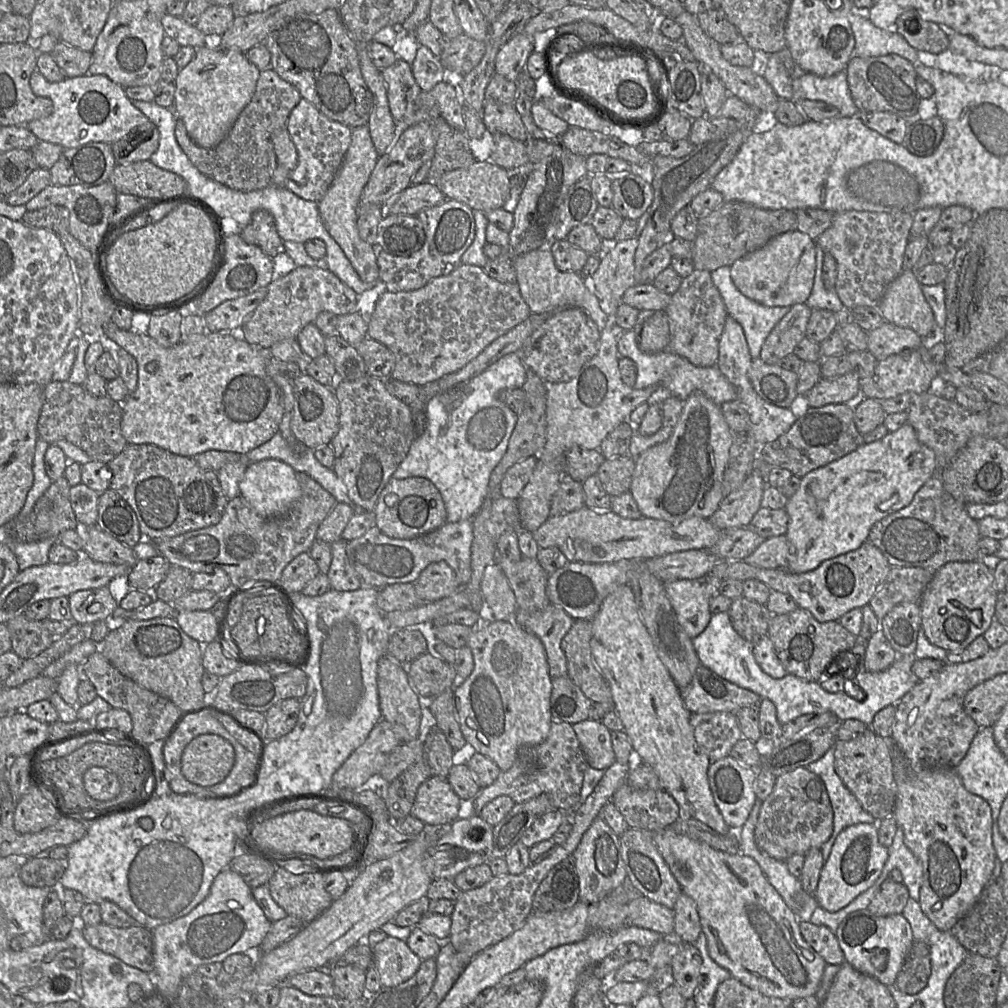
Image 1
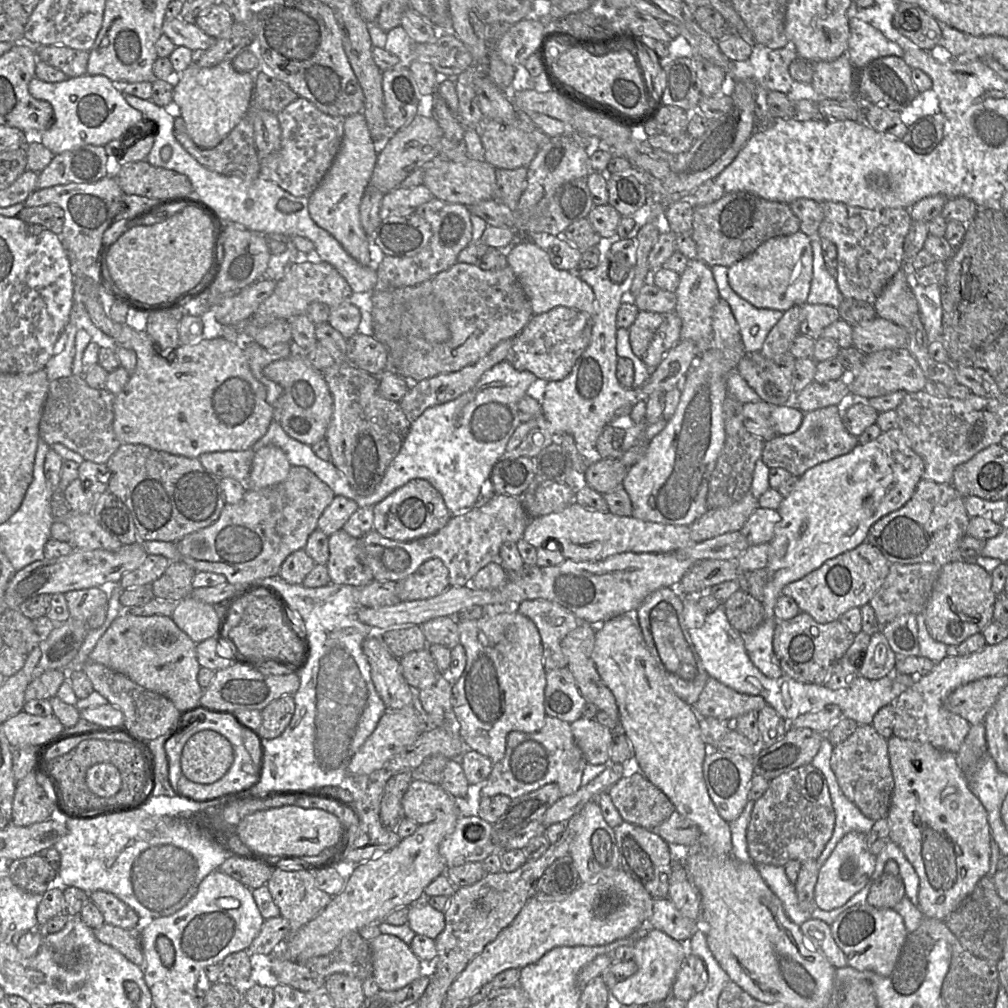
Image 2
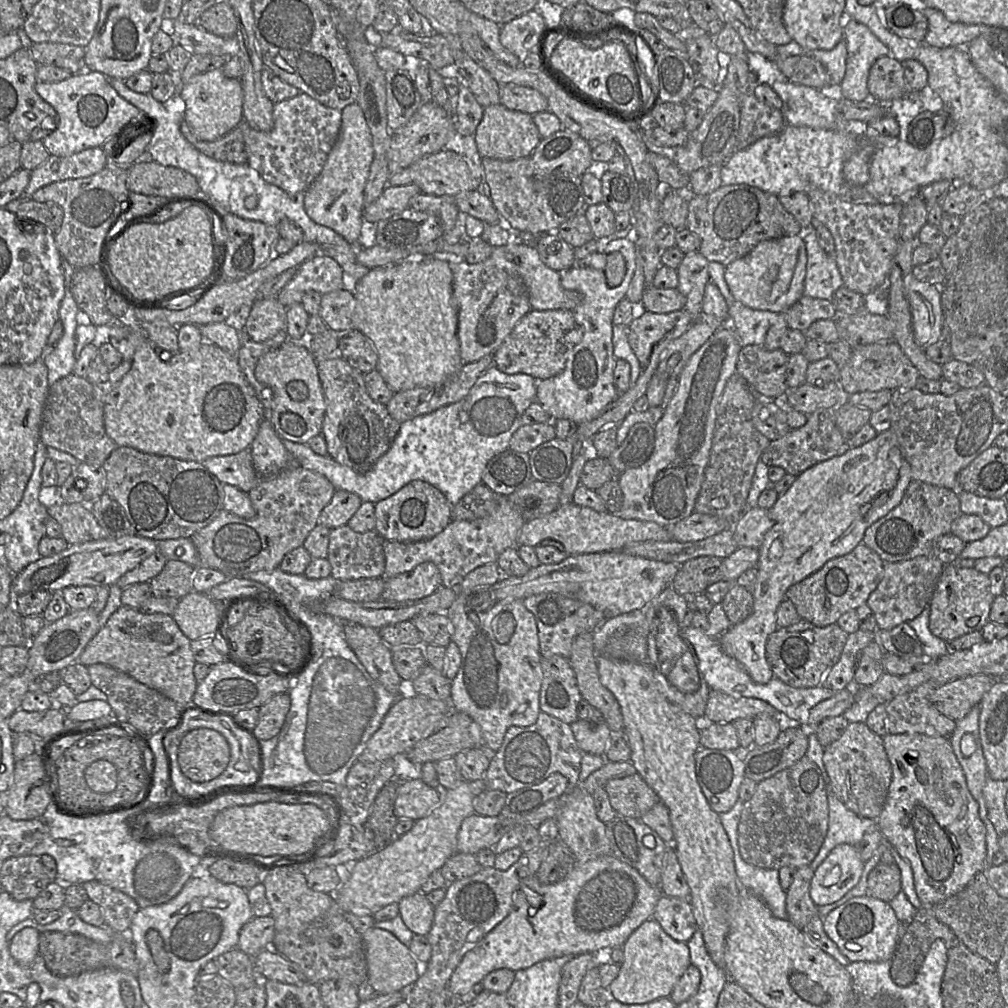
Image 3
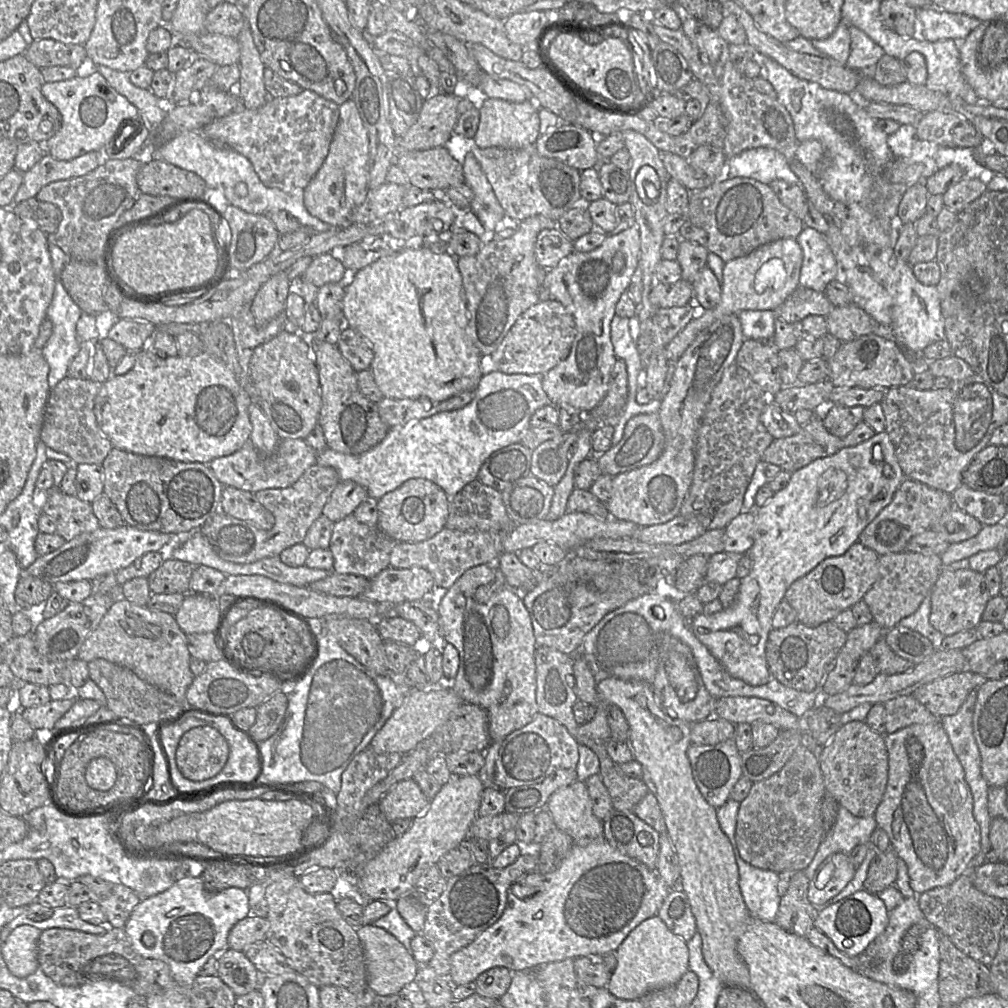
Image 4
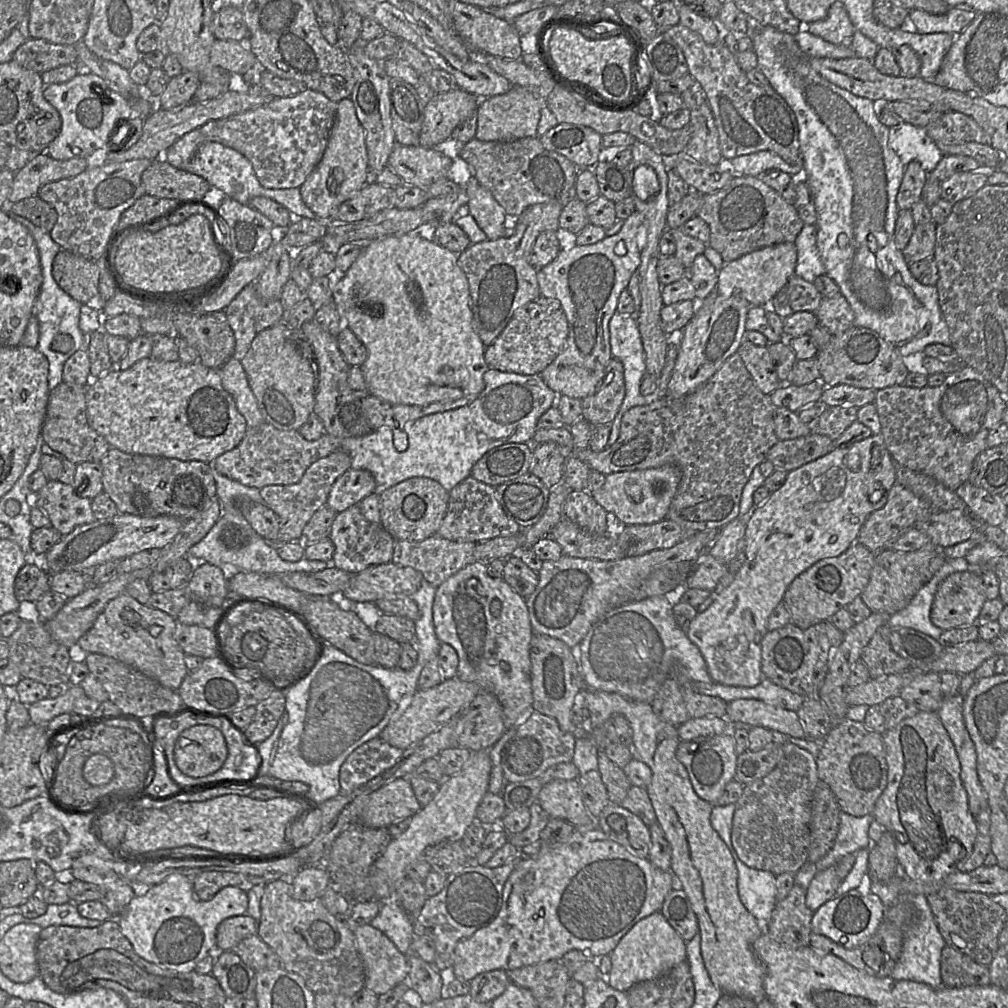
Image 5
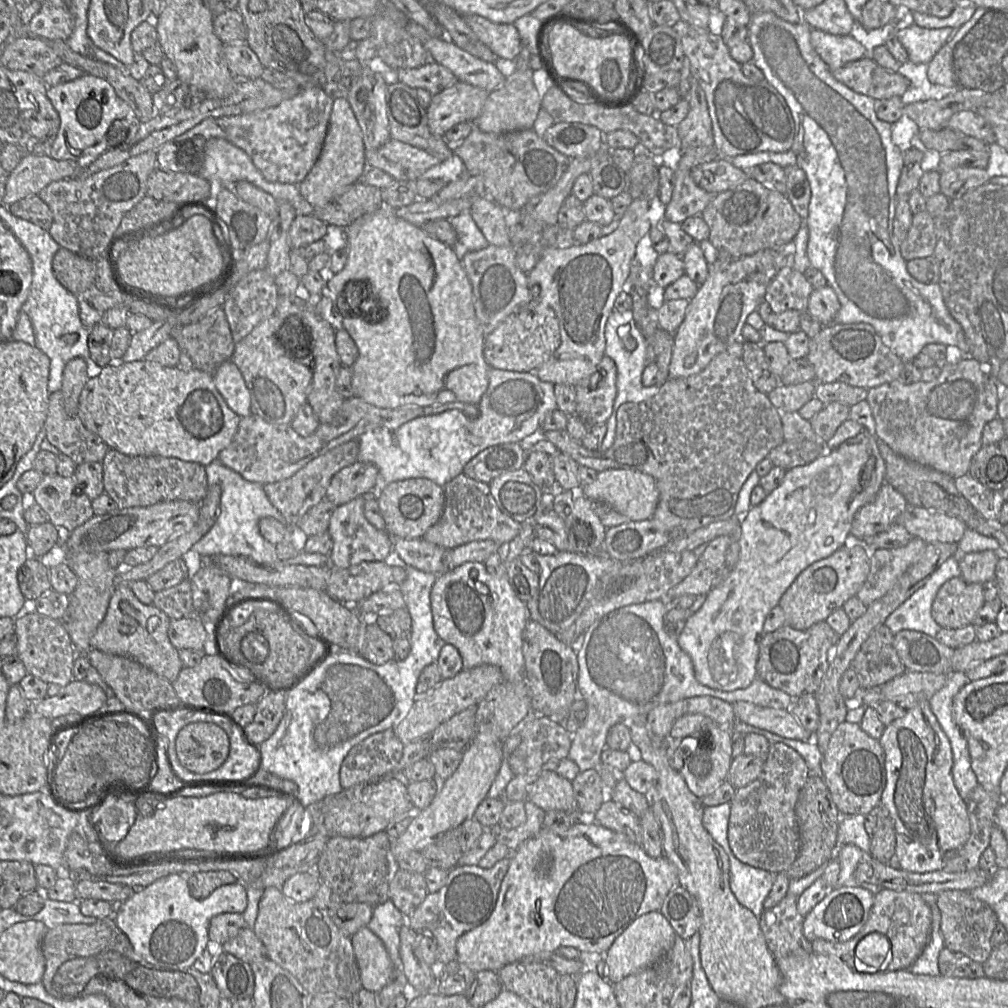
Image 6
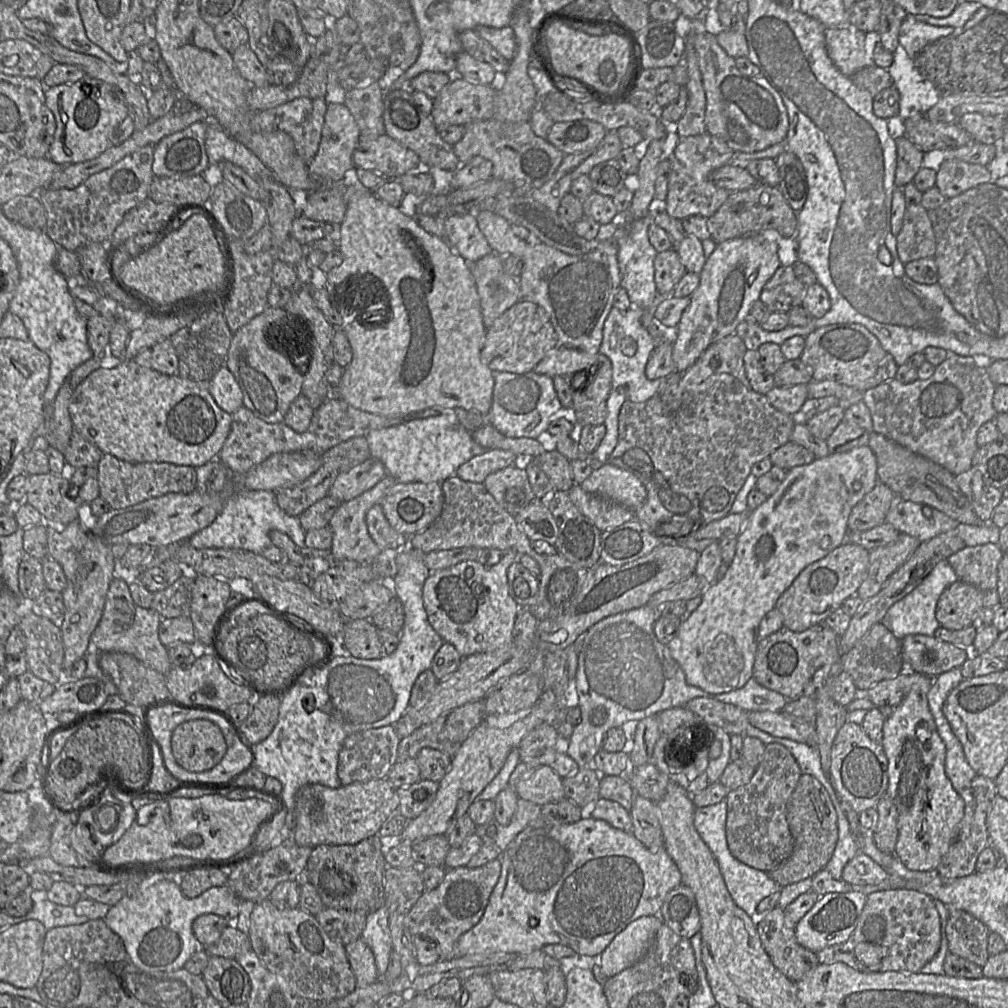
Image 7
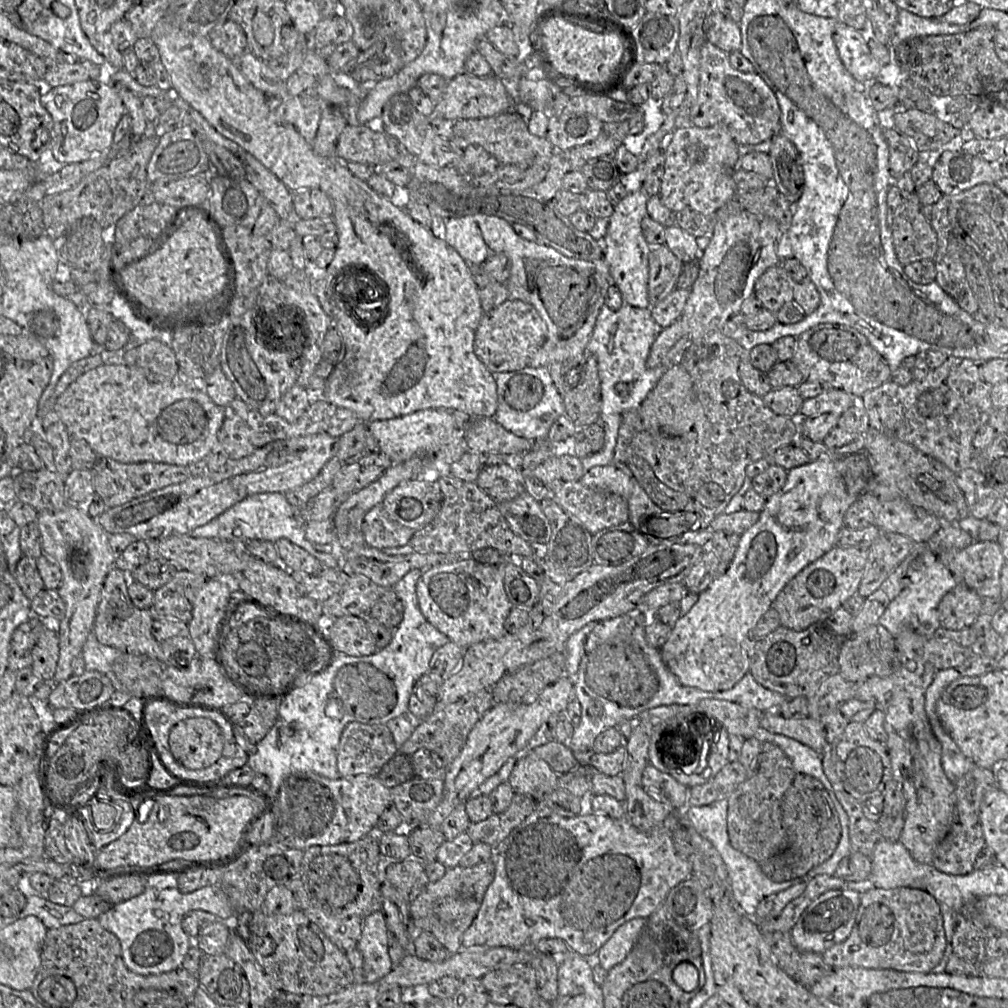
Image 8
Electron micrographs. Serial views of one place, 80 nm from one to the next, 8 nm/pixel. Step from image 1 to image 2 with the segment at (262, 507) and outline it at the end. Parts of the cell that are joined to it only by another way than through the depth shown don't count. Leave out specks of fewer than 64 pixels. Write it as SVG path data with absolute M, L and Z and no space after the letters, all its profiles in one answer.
M266 445L254 454L247 488L265 489L276 486L288 477L291 467L281 448Z

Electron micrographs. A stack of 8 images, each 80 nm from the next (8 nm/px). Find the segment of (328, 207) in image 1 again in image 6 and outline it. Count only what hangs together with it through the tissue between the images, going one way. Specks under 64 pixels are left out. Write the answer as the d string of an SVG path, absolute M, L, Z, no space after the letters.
M335 98L321 154L298 185L300 193L314 208L324 207L360 181L367 169L362 130L356 116L347 98Z

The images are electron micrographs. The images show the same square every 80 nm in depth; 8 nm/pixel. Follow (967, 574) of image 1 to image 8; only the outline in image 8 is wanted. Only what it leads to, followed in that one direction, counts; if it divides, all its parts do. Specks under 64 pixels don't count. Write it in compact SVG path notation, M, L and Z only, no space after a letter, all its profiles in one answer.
M958 583L941 600L938 620L948 630L963 630L971 627L982 614L983 598L969 587Z

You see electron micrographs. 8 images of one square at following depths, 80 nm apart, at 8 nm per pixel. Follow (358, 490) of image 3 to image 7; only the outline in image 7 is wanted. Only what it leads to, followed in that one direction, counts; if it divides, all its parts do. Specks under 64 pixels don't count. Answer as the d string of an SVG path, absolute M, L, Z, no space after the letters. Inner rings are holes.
M534 371L522 374L494 372L494 379L492 404L486 414L486 422L507 437L533 438L543 443L547 438L550 422L565 413L557 397L553 379ZM443 413L439 414L436 416L430 416L430 417L425 417L425 418L417 418L417 419L411 419L409 421L400 423L398 425L386 427L386 428L381 428L381 429L375 429L371 430L366 434L366 439L368 442L369 450L371 457L379 459L385 466L386 469L386 475L391 476L396 482L398 483L407 483L407 482L437 482L441 483L446 480L447 478L453 476L456 474L457 469L470 460L472 457L482 454L488 450L493 450L493 449L485 449L482 446L480 446L478 443L474 441L472 438L471 432L468 431L458 420L457 416L455 413Z

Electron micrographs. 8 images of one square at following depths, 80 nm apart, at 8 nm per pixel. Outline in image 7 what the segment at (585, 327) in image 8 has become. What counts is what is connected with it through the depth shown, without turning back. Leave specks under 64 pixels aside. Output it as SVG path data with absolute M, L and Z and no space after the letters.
M487 210L474 213L478 227L493 252L499 255L515 255L522 260L520 300L541 306L557 334L557 343L533 371L553 378L557 375L571 375L590 367L600 353L604 322L613 307L614 296L621 287L616 234L598 242L587 254L568 255L543 243L528 244L515 236L511 224L498 214Z

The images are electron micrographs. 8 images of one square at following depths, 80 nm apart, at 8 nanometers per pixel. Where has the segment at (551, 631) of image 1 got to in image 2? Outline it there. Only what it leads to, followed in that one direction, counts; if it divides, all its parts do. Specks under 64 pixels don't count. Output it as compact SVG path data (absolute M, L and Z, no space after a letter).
M544 599L525 600L519 604L518 612L529 618L538 629L546 672L567 667L561 641L584 621L561 605Z

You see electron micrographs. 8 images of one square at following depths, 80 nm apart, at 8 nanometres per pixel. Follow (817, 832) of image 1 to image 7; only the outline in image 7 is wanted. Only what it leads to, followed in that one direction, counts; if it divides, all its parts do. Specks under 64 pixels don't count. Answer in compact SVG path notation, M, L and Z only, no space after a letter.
M779 743L765 745L764 756L750 781L726 796L726 839L731 854L740 862L770 872L793 852L793 837L786 818L787 802L802 772L791 752Z

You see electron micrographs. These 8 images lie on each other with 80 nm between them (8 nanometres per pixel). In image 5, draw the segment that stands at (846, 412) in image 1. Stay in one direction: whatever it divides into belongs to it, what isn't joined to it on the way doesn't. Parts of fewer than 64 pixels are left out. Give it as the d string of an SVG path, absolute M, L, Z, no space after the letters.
M814 430L806 436L779 440L766 454L775 469L787 472L814 461L834 449L833 440Z

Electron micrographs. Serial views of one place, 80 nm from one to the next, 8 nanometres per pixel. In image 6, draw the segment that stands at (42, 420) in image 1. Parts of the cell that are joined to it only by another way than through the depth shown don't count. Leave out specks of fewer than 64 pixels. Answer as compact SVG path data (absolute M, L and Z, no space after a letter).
M60 390L49 394L44 429L46 440L76 465L101 463L110 449L99 436L85 428L77 415L65 411Z

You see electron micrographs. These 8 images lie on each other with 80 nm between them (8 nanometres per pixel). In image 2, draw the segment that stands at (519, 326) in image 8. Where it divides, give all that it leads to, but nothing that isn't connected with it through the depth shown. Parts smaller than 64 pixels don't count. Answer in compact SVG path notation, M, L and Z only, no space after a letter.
M564 306L533 315L521 332L513 338L512 347L505 360L516 370L529 371L544 383L563 380L588 347L592 326L593 320L589 313Z

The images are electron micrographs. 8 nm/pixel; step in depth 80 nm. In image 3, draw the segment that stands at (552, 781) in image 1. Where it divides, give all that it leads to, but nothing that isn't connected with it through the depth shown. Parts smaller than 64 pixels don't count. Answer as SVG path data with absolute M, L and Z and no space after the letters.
M544 712L529 727L510 727L503 743L495 752L483 778L487 790L511 793L537 785L554 773L565 776L570 787L578 785L583 752L573 735L571 725Z

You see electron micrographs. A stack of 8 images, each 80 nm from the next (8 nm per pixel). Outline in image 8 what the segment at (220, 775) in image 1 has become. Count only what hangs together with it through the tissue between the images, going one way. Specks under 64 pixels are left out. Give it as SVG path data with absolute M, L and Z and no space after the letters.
M187 718L171 728L169 747L173 757L185 768L203 769L222 756L222 731L209 718Z

